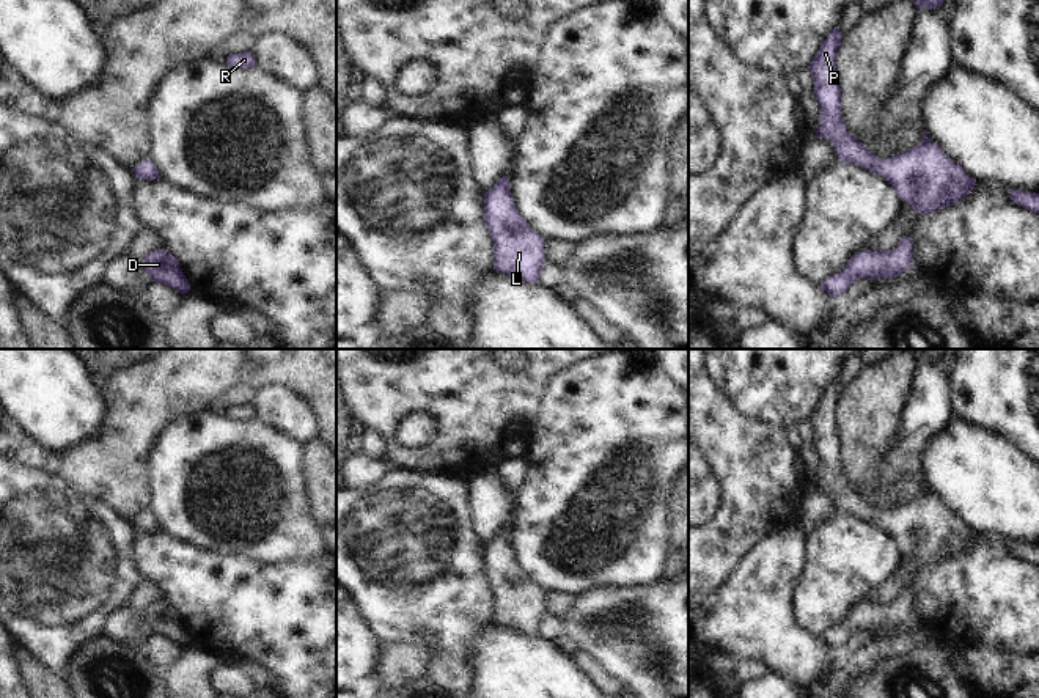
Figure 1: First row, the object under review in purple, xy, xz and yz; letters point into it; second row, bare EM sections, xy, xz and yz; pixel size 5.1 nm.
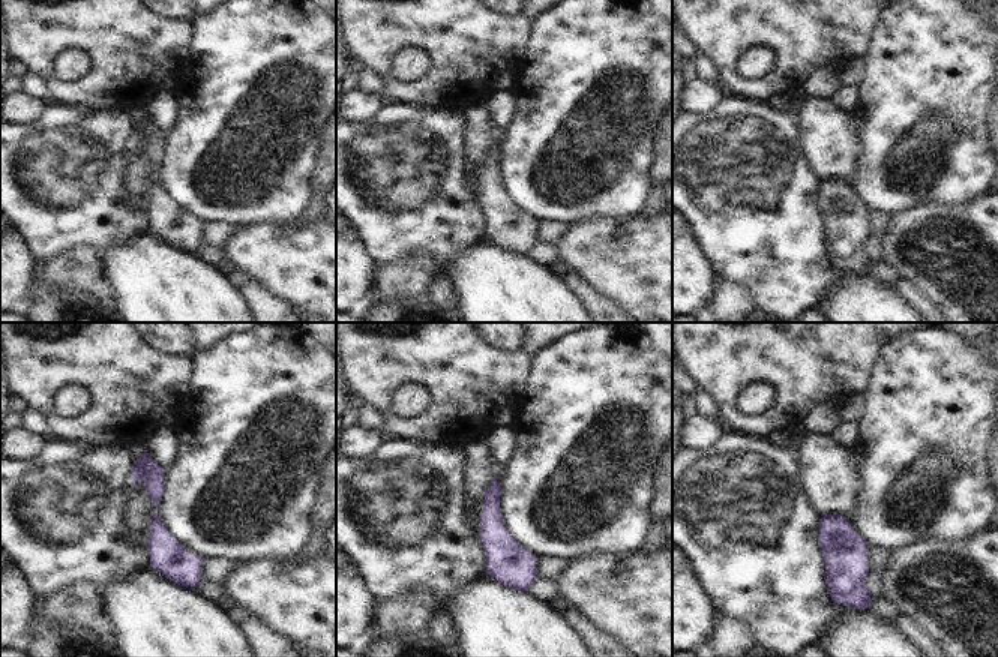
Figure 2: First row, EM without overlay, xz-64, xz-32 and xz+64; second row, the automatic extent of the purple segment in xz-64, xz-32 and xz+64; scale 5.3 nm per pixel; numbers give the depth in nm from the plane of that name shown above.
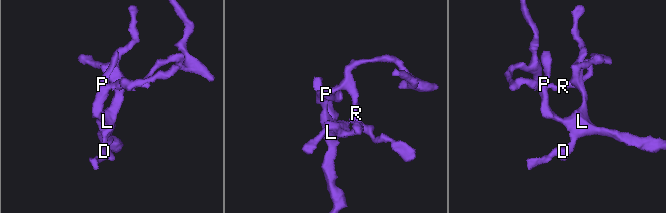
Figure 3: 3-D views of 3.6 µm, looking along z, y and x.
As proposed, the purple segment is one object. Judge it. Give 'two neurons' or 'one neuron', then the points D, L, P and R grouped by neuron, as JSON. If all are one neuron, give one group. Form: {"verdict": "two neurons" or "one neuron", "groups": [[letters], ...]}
{"verdict": "one neuron", "groups": [["D", "L", "P", "R"]]}

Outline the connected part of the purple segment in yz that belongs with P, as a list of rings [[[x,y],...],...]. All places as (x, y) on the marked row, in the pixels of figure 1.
[[[835,27],[810,63],[814,94],[821,107],[814,138],[830,140],[841,162],[883,176],[898,197],[918,214],[945,209],[968,195],[976,181],[954,163],[927,134],[923,134],[921,143],[910,151],[882,160],[846,130],[841,118],[841,88],[835,69],[839,46],[841,31],[839,27]]]

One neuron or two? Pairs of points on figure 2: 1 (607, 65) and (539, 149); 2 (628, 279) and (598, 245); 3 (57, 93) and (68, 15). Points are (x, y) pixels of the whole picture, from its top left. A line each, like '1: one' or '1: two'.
1: one
2: one
3: one

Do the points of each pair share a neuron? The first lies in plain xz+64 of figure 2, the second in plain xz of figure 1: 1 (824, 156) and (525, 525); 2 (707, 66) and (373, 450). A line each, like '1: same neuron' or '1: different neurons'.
1: different neurons
2: same neuron

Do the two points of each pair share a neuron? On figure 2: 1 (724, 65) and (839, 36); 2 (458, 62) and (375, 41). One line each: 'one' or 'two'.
1: one
2: one

